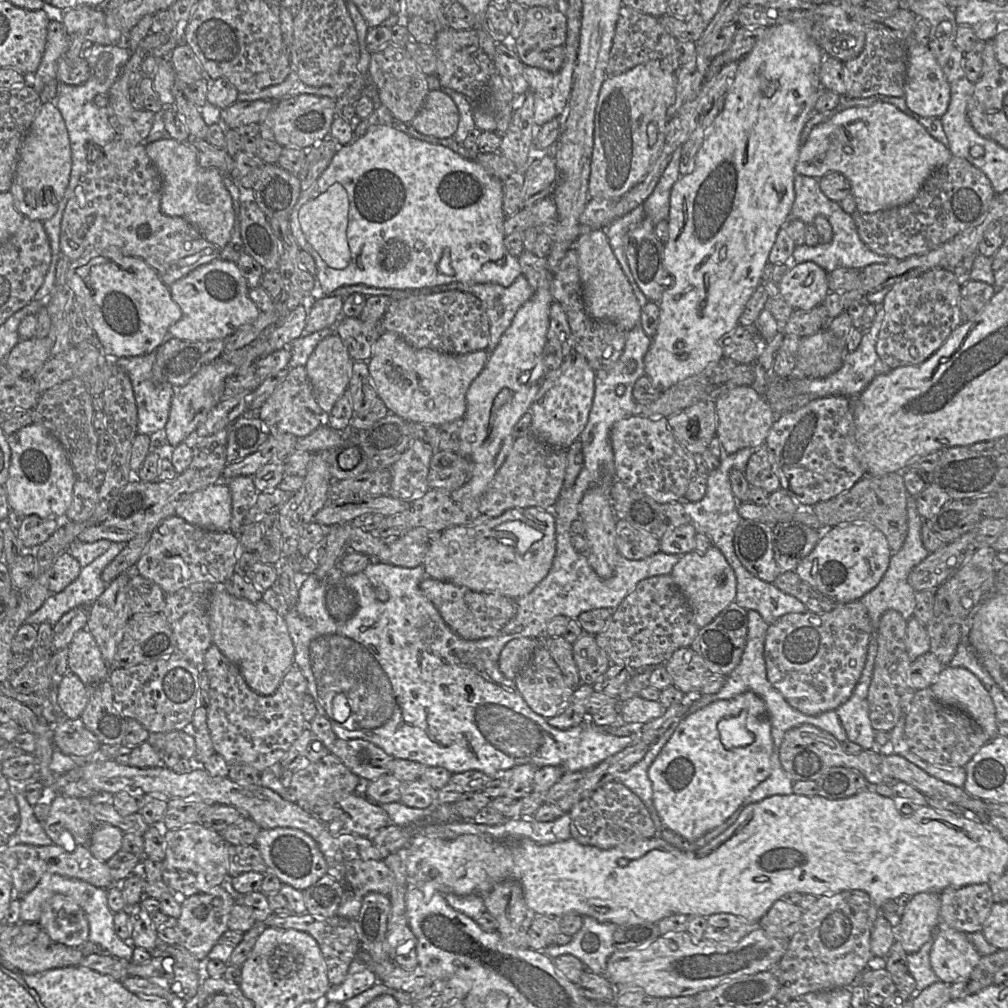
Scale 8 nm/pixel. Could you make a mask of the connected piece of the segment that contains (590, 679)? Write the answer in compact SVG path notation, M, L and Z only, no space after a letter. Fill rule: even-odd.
M582 633L573 643L573 658L581 683L593 685L612 665L597 645L595 635Z

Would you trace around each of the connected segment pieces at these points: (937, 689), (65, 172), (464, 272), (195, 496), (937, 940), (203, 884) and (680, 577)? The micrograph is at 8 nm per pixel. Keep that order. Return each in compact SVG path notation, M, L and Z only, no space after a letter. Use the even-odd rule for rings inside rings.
M944 666L930 686L936 699L968 714L989 740L998 735L998 721L993 700L982 682L963 667Z
M54 102L41 105L19 149L15 175L9 189L14 207L24 217L41 222L57 211L70 180L72 166L68 131Z
M380 125L362 137L354 137L349 144L339 146L330 164L316 182L306 191L301 191L288 222L298 246L313 257L317 267L317 279L325 296L331 295L342 286L356 284L400 290L435 287L453 282L495 283L509 287L522 275L522 271L518 258L509 254L504 245L506 216L502 202L503 190L500 181L475 160L467 159L445 146L411 137L393 126Z
M226 481L196 491L183 500L175 514L197 527L231 532L232 498Z
M940 923L930 951L930 964L944 983L954 983L968 977L981 959L981 955L968 937L948 925Z
M201 824L186 825L182 828L163 831L165 858L162 861L162 880L170 888L170 893L160 899L160 911L171 919L181 914L181 905L175 893L190 897L207 893L228 882L228 843L220 833L207 829Z
M714 545L705 553L693 550L681 556L670 576L686 597L699 628L711 623L729 604L735 602L737 579L723 553Z

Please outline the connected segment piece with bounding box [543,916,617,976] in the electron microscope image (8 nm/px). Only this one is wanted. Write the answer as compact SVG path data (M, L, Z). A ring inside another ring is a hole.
M582 916L582 920L581 929L572 936L568 944L550 945L543 952L551 959L564 954L573 955L587 970L603 976L609 957L615 952L613 935L617 925L600 922L590 916Z

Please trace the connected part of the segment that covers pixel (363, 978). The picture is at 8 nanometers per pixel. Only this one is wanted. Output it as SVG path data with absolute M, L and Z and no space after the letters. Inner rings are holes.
M356 957L351 962L344 981L330 986L325 995L326 1001L343 1003L377 984L378 978L367 964Z

